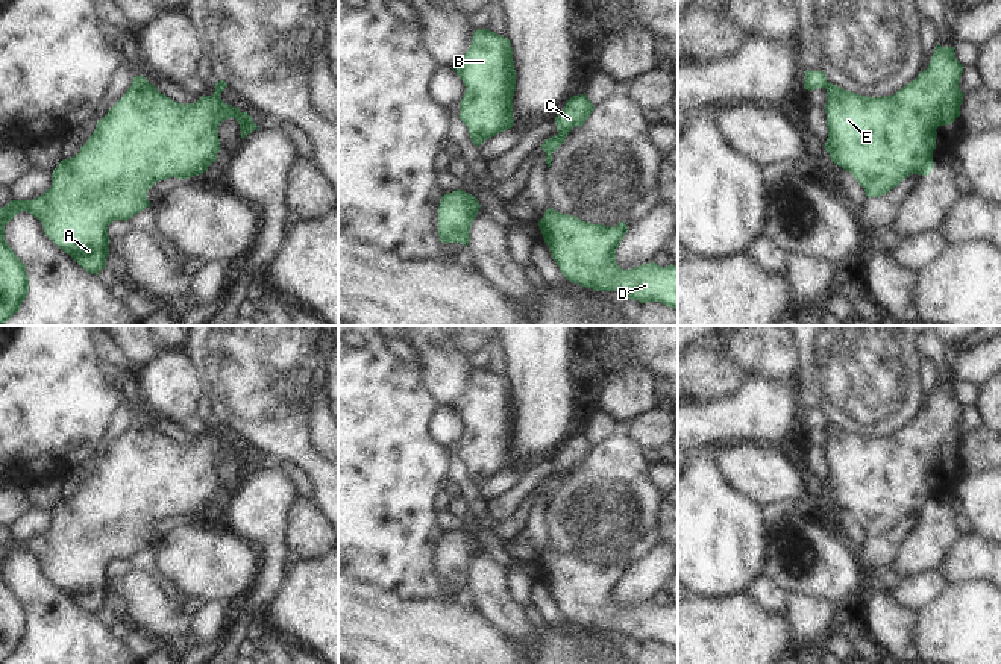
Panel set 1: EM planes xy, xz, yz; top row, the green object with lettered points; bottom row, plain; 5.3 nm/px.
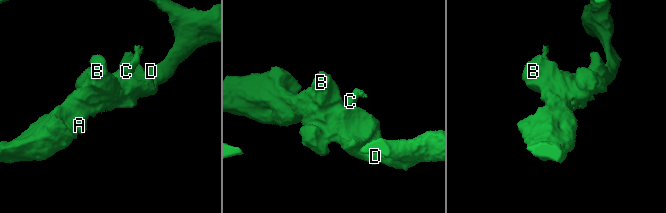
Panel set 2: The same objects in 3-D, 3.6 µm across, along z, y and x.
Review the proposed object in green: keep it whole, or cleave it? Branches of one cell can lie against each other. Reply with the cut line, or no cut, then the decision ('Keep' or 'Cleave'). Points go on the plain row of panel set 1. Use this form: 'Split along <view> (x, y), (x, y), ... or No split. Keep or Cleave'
Split along xz (558, 473), (564, 476). Cleave

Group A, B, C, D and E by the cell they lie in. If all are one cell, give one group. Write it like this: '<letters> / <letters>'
A B D E / C

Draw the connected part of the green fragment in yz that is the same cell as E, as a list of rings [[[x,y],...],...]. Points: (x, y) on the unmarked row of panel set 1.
[[[937,384],[928,408],[893,435],[868,437],[828,423],[824,447],[828,478],[824,487],[830,499],[854,515],[866,537],[889,532],[910,514],[930,514],[934,506],[936,468],[960,456],[965,435],[959,429],[962,411],[963,403],[957,400],[954,387]]]

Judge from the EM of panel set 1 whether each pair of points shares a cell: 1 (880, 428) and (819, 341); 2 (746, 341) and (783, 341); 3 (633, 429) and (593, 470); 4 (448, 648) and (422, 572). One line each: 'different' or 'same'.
1: same
2: same
3: different
4: different

